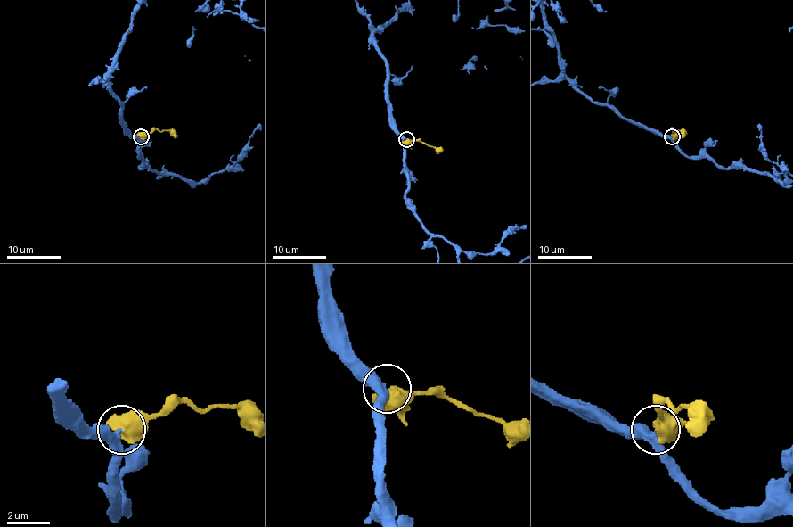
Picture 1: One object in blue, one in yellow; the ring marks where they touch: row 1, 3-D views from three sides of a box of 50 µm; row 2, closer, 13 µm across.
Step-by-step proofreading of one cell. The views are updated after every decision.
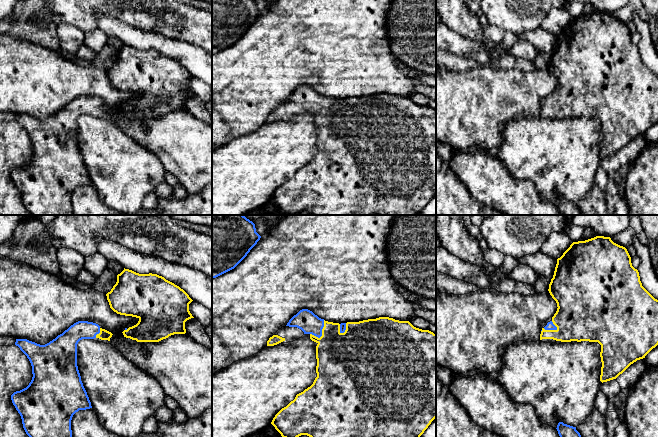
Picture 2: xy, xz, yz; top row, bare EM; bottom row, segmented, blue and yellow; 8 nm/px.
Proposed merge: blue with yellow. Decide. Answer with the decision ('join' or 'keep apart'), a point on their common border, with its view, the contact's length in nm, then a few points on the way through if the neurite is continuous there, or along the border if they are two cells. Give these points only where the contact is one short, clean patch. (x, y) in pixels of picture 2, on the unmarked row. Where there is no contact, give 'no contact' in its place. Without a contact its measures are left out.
join; meets blue in xz at (321, 109); contact 170 nm long; runs through xz (306, 96), (321, 109), (341, 133)

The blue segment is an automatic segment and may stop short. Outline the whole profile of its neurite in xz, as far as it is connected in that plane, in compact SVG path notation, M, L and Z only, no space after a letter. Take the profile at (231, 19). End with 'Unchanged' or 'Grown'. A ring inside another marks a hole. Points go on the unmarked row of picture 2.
M212 0L212 55L234 45L260 14L255 0Z. Unchanged

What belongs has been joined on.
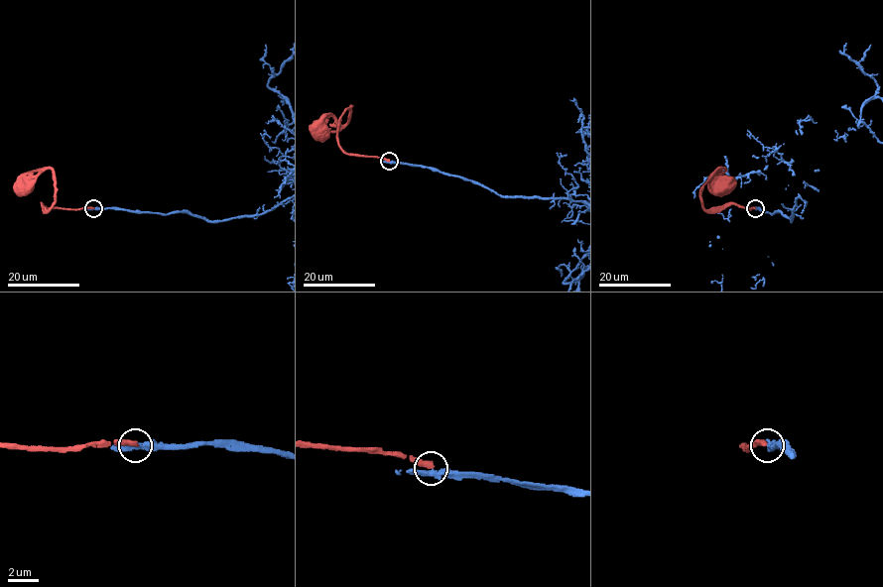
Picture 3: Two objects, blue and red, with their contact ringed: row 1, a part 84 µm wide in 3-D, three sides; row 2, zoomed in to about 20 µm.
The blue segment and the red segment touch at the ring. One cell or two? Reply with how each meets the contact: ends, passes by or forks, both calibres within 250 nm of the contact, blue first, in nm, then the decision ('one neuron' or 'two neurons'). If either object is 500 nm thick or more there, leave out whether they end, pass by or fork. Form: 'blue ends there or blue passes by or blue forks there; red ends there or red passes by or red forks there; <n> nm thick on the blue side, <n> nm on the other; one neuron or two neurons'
blue passes by; red ends there; 380 nm thick on the blue side, 380 nm on the other; two neurons

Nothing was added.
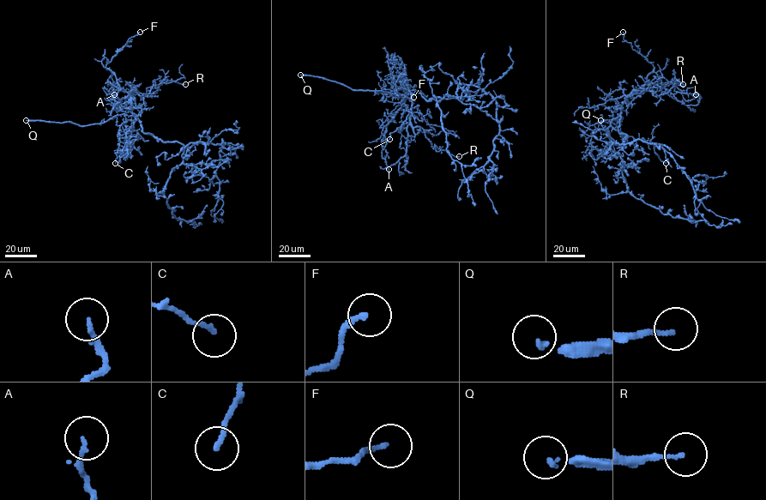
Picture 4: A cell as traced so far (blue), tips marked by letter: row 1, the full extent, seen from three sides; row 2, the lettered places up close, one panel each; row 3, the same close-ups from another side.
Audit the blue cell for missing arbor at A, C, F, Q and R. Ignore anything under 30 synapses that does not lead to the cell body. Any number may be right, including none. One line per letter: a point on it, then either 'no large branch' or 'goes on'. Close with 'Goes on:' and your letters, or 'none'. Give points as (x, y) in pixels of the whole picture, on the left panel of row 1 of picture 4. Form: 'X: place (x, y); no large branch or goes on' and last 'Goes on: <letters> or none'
A: place (114, 94); no large branch
C: place (115, 163); no large branch
F: place (140, 32); no large branch
Q: place (26, 120); goes on
R: place (185, 84); no large branch
Goes on: Q

